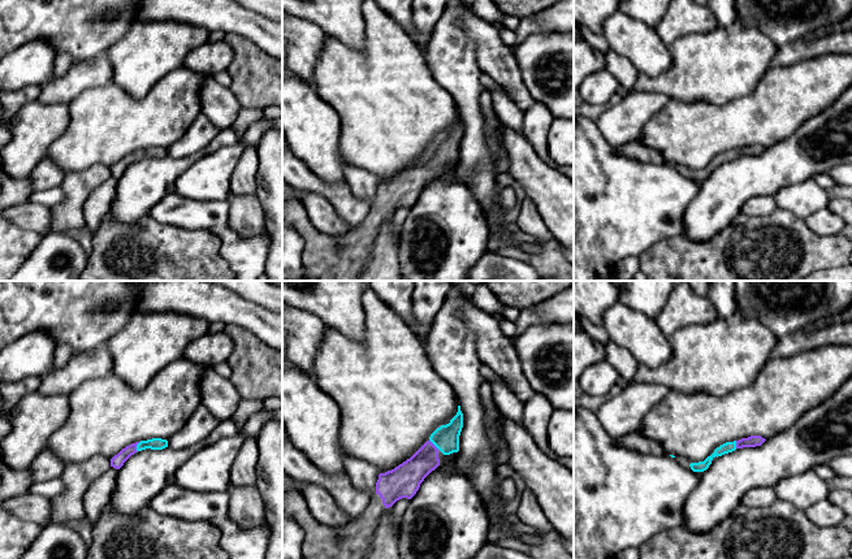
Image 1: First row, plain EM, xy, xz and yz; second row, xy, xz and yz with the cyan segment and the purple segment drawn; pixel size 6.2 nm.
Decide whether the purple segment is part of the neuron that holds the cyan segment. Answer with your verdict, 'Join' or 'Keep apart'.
Join

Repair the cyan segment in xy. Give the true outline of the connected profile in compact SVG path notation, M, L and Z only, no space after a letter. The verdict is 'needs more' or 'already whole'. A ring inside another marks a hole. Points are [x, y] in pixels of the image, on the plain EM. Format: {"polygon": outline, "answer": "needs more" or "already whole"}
{"polygon": "M152 147L152 148L131 152L125 157L122 157L117 164L114 164L111 168L111 176L120 178L124 174L124 172L138 160L146 157L163 159L165 156L168 156L168 150L161 147Z", "answer": "needs more"}

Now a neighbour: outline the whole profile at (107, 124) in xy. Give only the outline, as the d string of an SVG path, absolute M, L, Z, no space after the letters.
M181 66L161 78L143 99L134 99L113 82L83 91L69 104L70 122L48 150L48 159L68 173L103 164L112 168L126 155L152 147L169 148L202 113L200 88L207 77Z

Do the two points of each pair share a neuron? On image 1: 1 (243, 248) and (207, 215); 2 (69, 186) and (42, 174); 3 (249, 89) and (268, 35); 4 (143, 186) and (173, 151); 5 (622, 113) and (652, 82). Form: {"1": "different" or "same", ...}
{"1": "same", "2": "different", "3": "different", "4": "different", "5": "different"}

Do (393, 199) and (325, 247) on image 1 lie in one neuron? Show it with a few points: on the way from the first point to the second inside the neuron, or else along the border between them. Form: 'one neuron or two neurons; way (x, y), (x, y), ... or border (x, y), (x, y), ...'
one neuron; way (376, 217), (344, 251)

